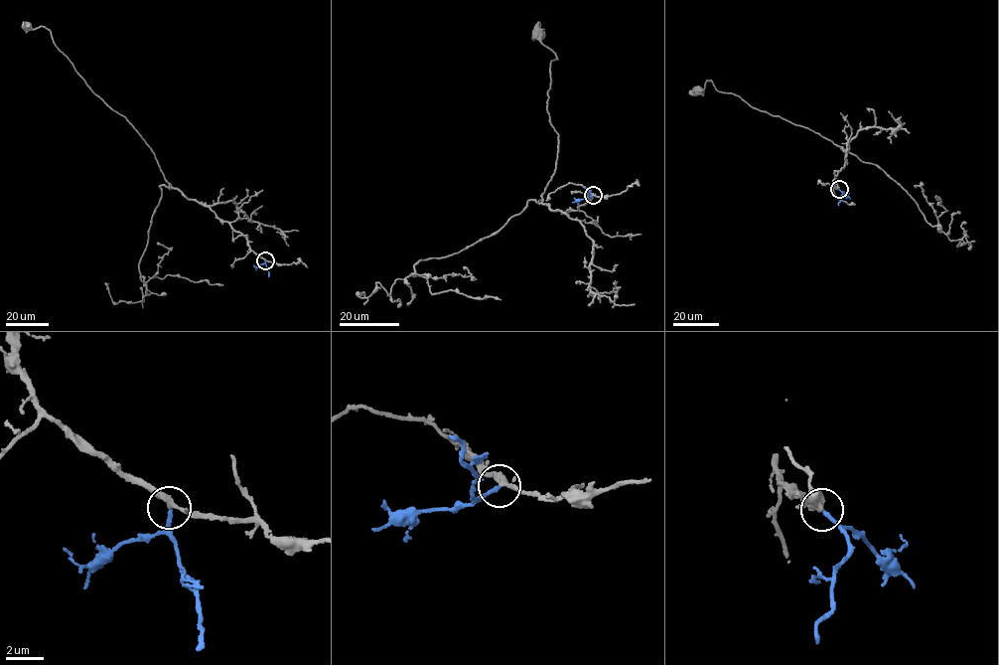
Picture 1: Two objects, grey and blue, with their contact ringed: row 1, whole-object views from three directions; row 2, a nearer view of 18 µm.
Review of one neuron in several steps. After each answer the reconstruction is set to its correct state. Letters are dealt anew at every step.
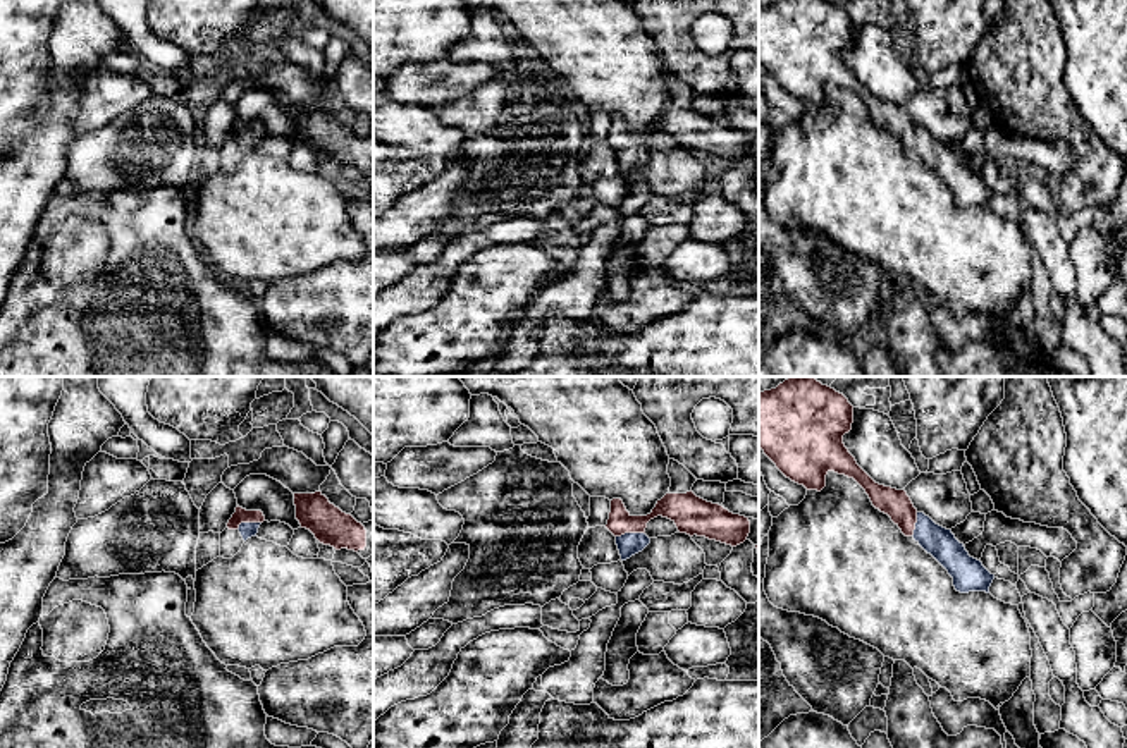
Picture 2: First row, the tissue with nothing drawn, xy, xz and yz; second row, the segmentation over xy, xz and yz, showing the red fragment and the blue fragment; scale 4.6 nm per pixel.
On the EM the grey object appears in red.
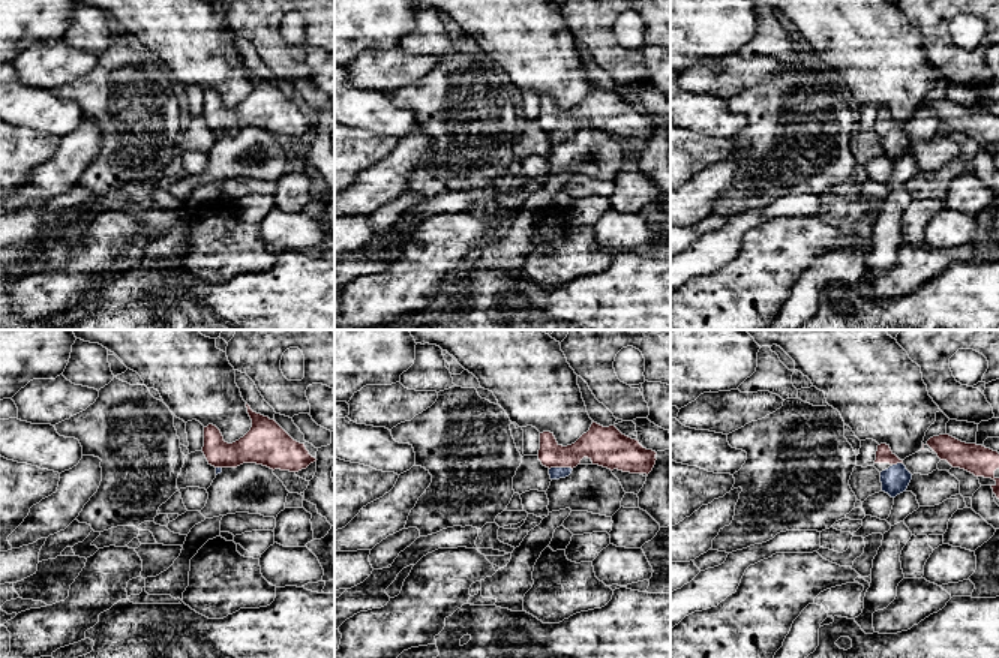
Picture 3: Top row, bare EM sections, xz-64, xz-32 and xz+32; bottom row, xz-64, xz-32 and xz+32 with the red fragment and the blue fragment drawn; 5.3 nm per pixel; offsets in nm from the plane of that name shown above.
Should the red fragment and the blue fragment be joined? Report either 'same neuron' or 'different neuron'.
same neuron

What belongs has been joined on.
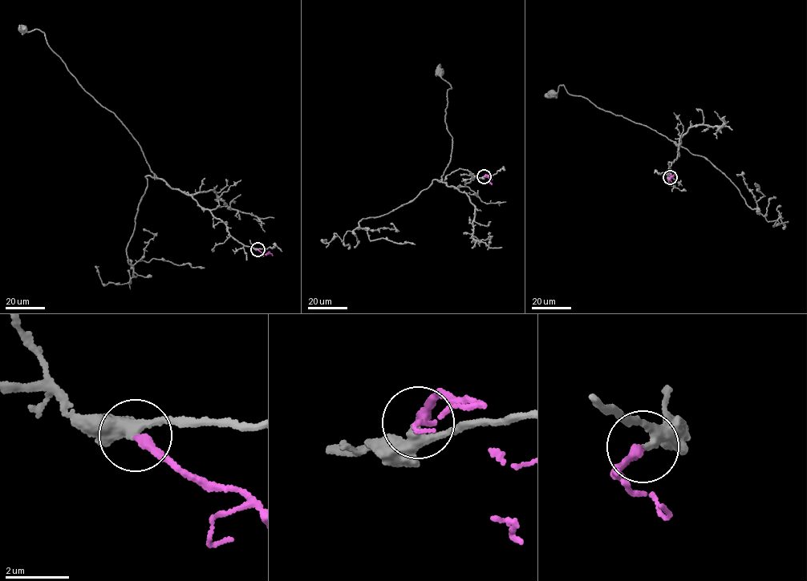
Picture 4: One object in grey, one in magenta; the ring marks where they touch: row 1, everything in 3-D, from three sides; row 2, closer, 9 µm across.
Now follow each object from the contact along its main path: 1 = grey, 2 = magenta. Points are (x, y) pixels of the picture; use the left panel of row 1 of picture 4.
1: (257, 250), (230, 235), (226, 224), (192, 196), (157, 177), (127, 129), (79, 84), (44, 33), (23, 28)
2: (257, 250), (273, 255)

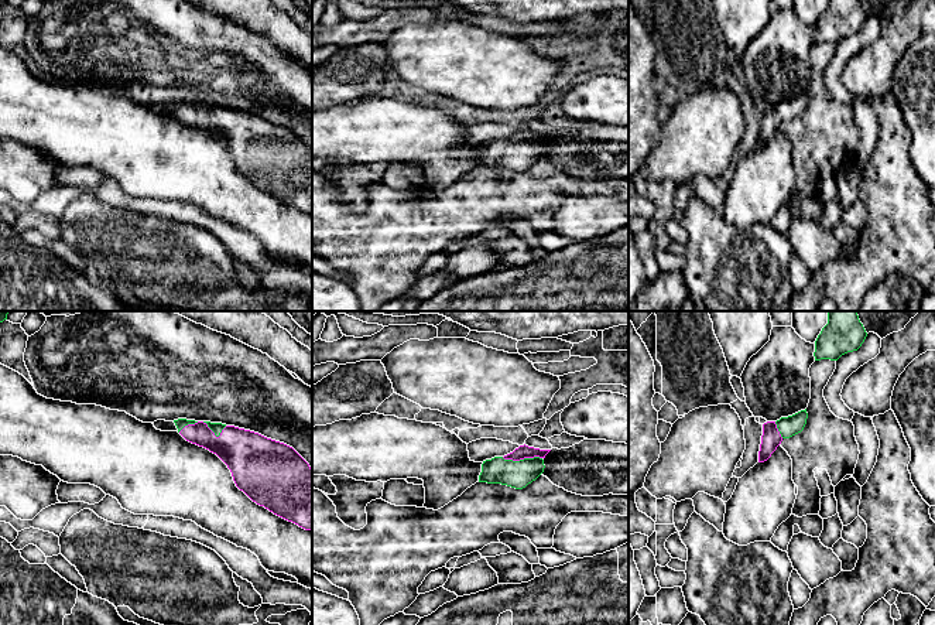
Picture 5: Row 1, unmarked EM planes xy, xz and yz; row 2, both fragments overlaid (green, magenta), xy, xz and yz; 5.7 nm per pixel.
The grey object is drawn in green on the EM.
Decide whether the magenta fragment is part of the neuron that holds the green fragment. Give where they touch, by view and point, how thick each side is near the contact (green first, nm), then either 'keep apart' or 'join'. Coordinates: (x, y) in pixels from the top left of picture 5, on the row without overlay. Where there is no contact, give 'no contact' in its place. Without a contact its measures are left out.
meets green in xz at (521, 143); 160 nm thick on the green side, 80 nm on the other; join

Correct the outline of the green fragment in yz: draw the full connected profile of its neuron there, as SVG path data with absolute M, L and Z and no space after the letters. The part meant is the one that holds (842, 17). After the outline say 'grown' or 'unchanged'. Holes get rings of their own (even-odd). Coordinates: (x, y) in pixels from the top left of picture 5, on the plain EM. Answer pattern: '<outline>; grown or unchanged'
M828 0L828 7L815 24L815 44L838 44L842 38L857 34L866 20L859 0Z; unchanged

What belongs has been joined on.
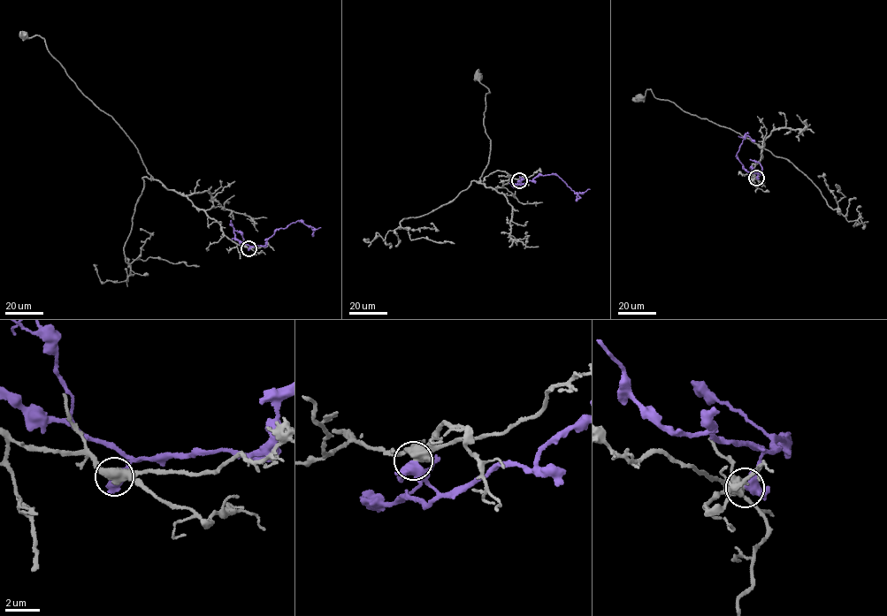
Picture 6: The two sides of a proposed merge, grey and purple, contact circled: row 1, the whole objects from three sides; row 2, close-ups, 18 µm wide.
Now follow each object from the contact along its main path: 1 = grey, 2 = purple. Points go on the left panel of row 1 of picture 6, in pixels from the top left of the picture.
1: (248, 248), (224, 234), (220, 224), (187, 197), (154, 178), (125, 132), (78, 88), (44, 39), (24, 34)
2: (248, 248), (263, 246), (276, 230), (299, 220), (316, 229), (321, 227)

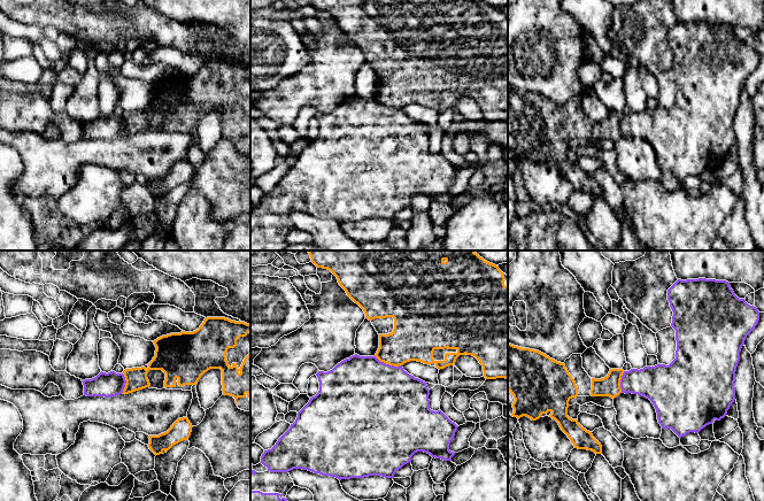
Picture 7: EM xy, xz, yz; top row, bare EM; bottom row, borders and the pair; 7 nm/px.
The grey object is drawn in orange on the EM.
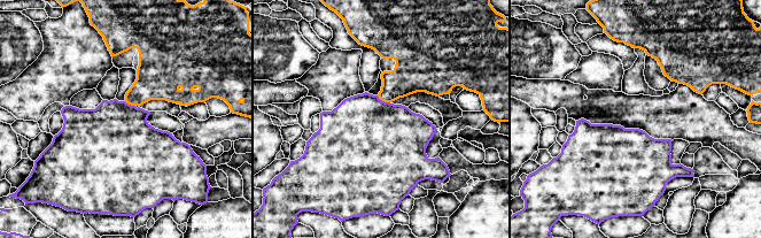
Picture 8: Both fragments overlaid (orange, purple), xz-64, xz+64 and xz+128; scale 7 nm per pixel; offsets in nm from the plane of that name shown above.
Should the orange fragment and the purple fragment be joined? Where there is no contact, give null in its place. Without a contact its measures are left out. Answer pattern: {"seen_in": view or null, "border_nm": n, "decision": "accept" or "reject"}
{"seen_in": "xz", "border_nm": 200, "decision": "reject"}

